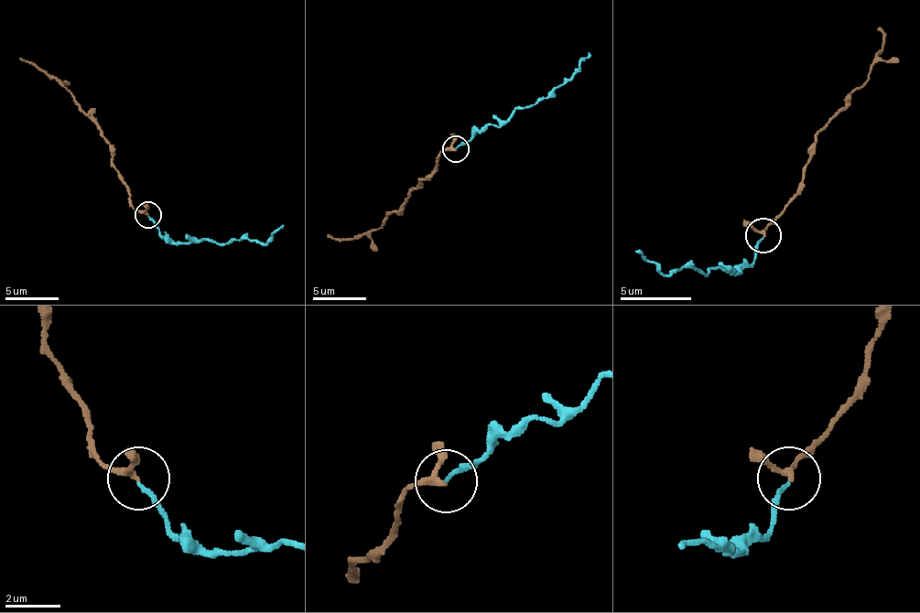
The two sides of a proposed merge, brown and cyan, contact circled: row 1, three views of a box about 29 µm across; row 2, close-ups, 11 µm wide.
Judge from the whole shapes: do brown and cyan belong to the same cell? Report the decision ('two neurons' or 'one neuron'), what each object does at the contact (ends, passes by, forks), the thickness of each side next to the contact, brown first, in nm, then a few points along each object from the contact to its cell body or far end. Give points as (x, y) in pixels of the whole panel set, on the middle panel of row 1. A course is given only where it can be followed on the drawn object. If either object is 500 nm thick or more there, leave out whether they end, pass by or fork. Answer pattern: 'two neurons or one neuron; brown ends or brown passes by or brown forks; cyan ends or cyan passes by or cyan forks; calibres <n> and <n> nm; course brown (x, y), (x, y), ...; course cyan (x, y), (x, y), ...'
one neuron; brown passes by; cyan ends; calibres 180 and 150 nm; course brown (457, 149), (440, 155), (438, 166), (376, 230), (352, 238), (328, 235); course cyan (457, 149), (475, 134), (502, 125), (515, 112), (536, 104), (564, 85), (590, 53)

